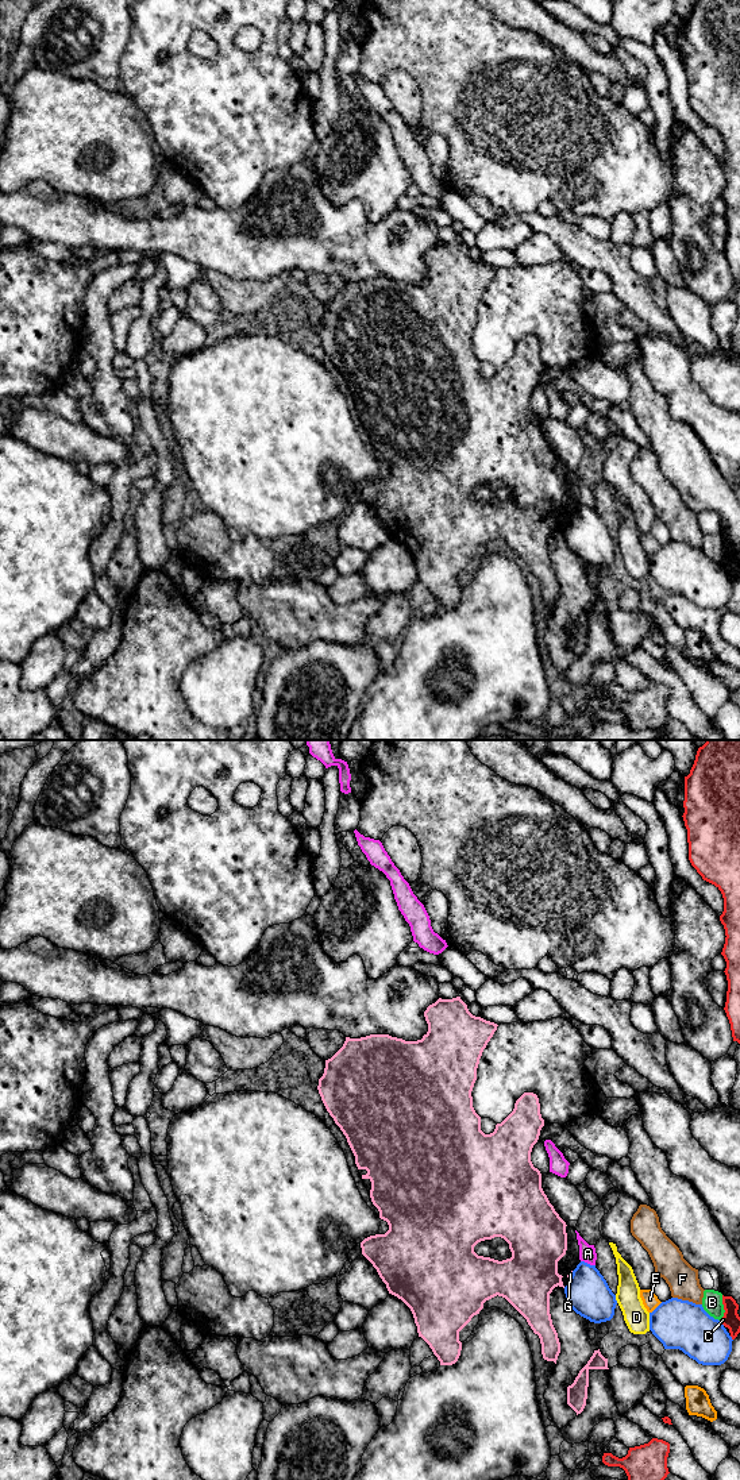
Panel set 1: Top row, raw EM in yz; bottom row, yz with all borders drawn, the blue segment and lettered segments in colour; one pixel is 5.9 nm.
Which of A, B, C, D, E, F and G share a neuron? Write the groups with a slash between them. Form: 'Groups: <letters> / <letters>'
Groups: A / B / C / D / E / F / G

